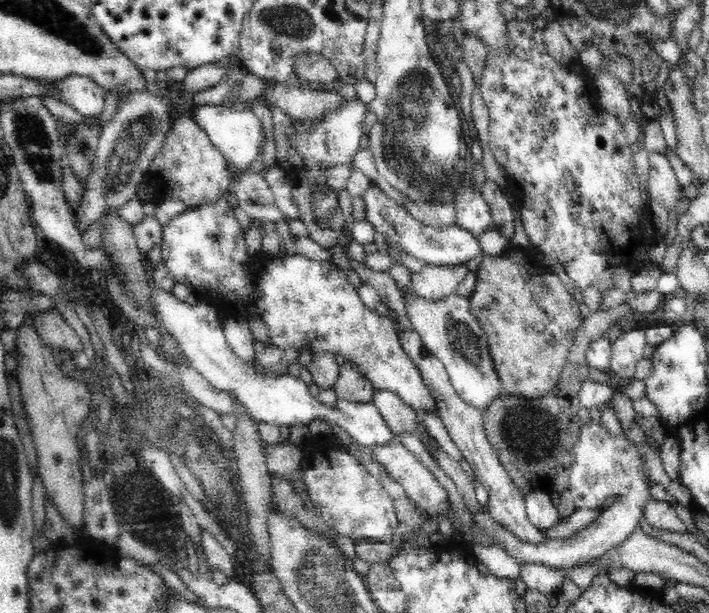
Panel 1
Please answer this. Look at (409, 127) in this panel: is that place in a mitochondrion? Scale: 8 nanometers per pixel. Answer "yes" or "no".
yes

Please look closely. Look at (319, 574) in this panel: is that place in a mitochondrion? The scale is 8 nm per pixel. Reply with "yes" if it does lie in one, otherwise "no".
yes

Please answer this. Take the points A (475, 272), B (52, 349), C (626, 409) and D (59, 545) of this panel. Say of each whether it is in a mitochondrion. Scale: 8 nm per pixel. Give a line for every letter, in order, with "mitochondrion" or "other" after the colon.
A: other
B: other
C: other
D: other

